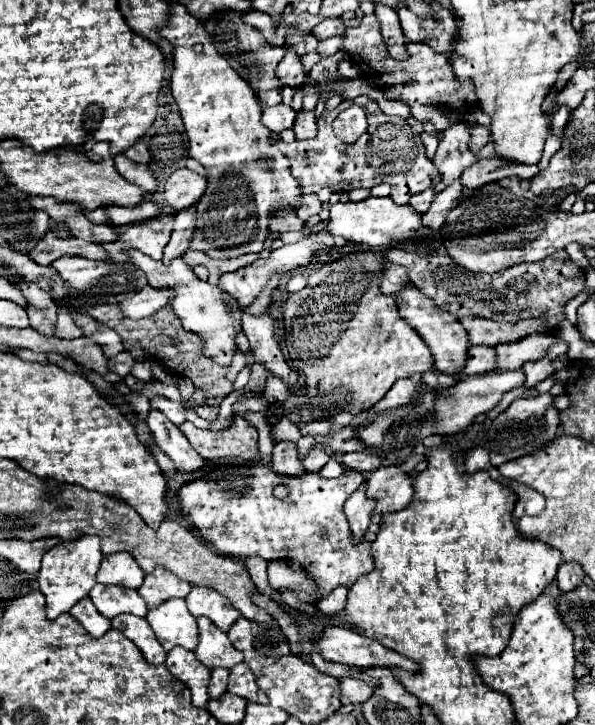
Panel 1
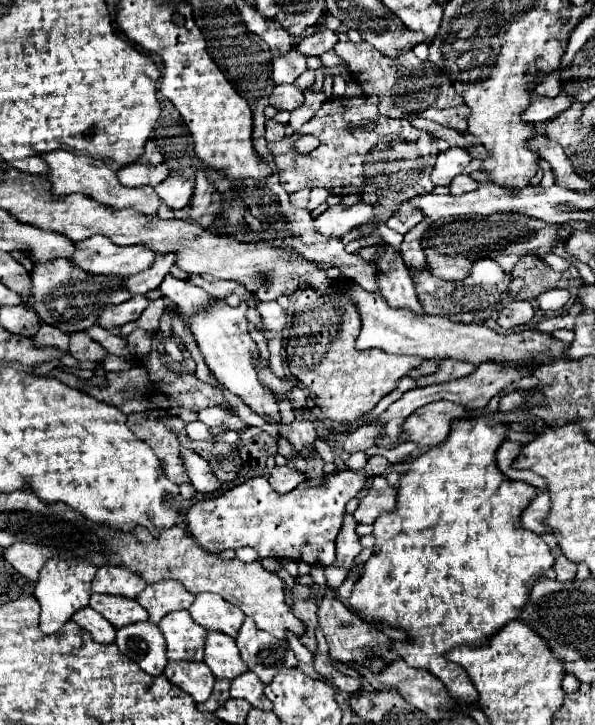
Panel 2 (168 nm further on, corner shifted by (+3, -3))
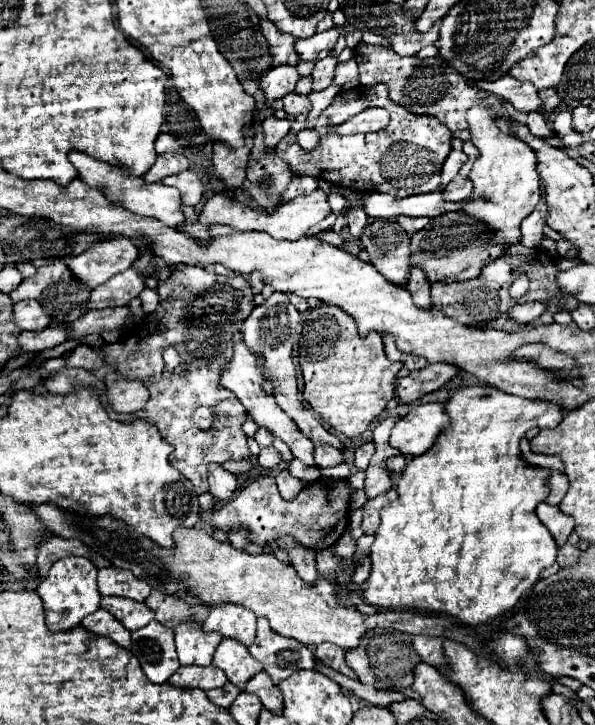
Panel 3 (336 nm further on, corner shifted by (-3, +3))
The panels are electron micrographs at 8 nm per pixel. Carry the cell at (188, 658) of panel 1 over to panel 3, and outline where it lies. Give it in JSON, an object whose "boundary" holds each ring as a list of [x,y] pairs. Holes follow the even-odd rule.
{"boundary":[[[182,665],[168,681],[176,687],[198,687],[202,691],[210,691],[222,687],[226,683],[226,675],[216,665]]]}

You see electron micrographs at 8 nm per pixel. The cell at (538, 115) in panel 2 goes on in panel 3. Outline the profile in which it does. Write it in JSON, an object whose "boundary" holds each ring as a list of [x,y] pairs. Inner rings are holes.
{"boundary":[[[504,75],[498,81],[478,81],[476,87],[484,89],[488,93],[500,95],[502,99],[510,101],[518,111],[524,111],[524,113],[540,111],[540,107],[542,107],[542,101],[536,93],[536,87],[528,81],[514,79],[512,75]]]}

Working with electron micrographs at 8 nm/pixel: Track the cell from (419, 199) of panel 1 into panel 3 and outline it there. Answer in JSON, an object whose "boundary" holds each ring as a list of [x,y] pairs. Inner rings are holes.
{"boundary":[[[398,217],[396,221],[406,233],[416,233],[416,231],[424,229],[430,219],[428,217]]]}

